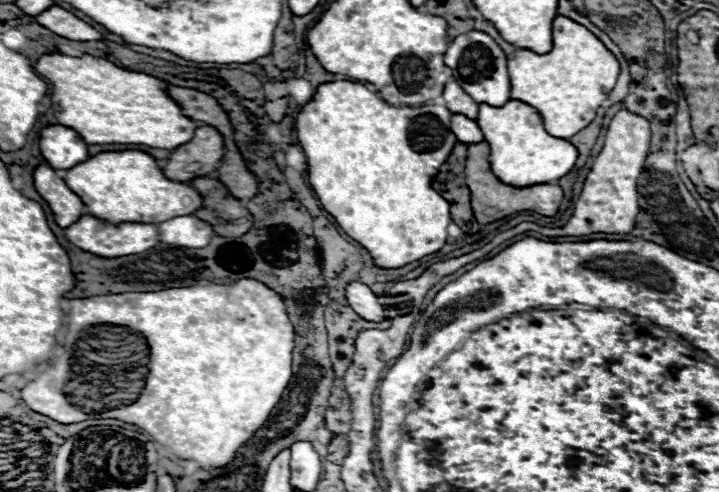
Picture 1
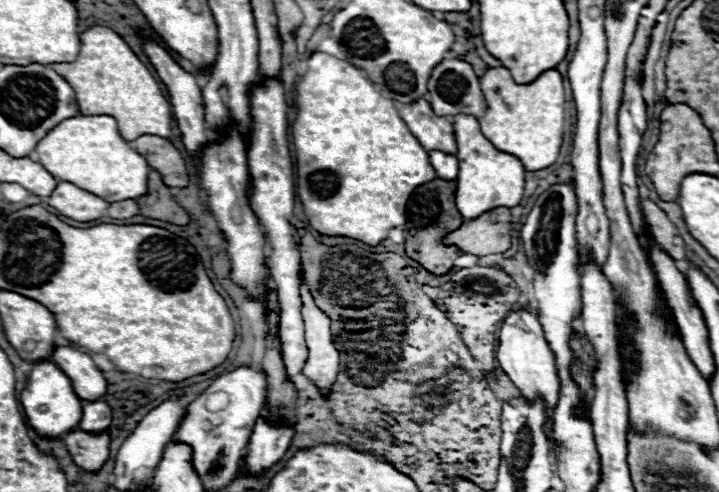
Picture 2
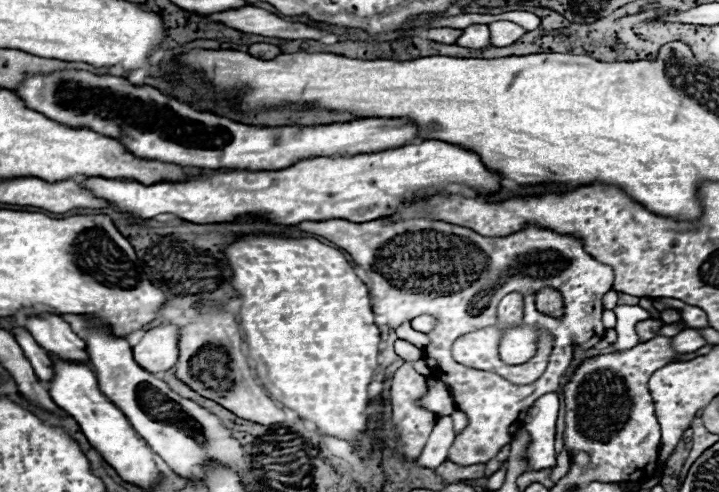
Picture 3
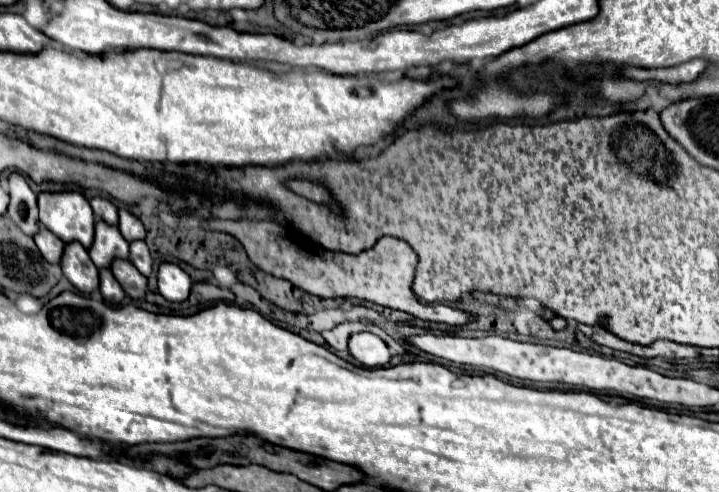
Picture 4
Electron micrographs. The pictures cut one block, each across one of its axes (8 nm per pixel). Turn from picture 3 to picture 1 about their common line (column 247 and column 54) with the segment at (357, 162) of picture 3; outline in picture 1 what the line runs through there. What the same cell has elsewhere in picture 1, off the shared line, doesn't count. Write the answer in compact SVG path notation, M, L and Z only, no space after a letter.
M36 166L34 186L36 192L48 202L54 220L60 228L68 228L86 214L86 206L50 166Z

